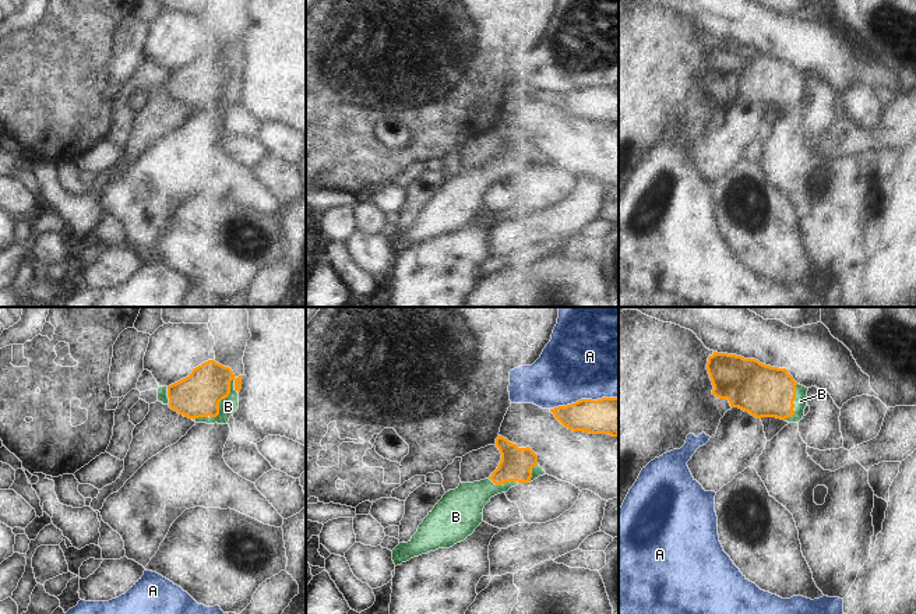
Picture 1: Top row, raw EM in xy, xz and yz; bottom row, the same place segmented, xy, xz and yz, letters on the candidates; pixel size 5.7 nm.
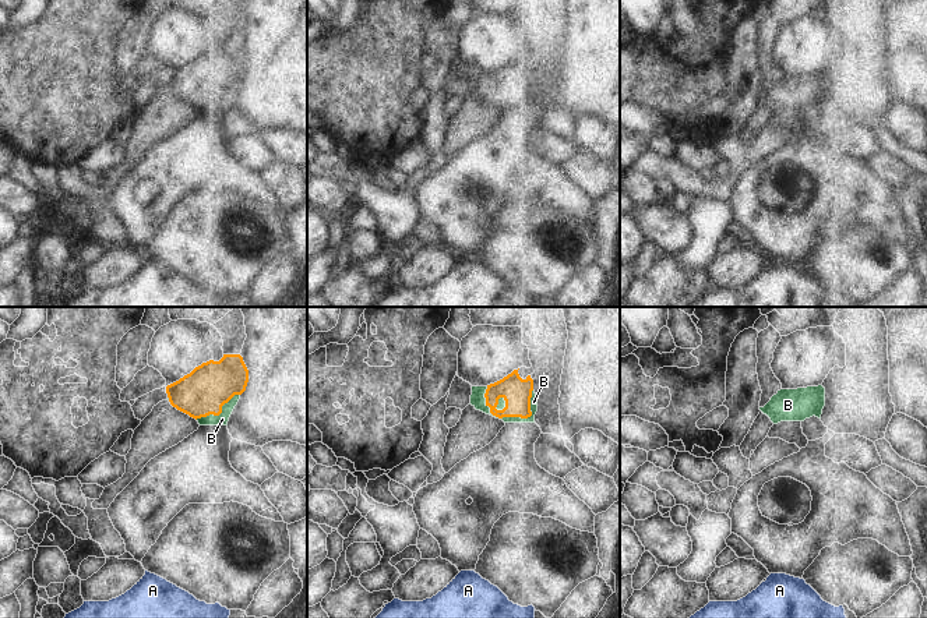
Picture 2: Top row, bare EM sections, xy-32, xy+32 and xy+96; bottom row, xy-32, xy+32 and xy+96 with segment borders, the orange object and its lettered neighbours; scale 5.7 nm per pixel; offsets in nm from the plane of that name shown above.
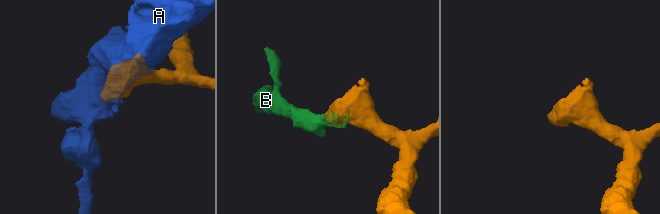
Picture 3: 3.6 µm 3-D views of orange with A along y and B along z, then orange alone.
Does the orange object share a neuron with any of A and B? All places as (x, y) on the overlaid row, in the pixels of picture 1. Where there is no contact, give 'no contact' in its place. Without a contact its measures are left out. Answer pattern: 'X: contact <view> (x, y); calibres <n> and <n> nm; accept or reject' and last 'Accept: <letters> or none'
A: contact xz (584, 399); calibres 220 and 480 nm; reject
B: contact xy (218, 408); calibres 260 and 100 nm; accept
Accept: B

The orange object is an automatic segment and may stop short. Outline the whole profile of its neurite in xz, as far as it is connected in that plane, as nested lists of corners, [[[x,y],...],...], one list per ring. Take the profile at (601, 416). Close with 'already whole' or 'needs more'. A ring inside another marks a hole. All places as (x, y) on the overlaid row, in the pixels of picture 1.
[[[619,398],[581,399],[550,412],[568,430],[619,435]]] | already whole

